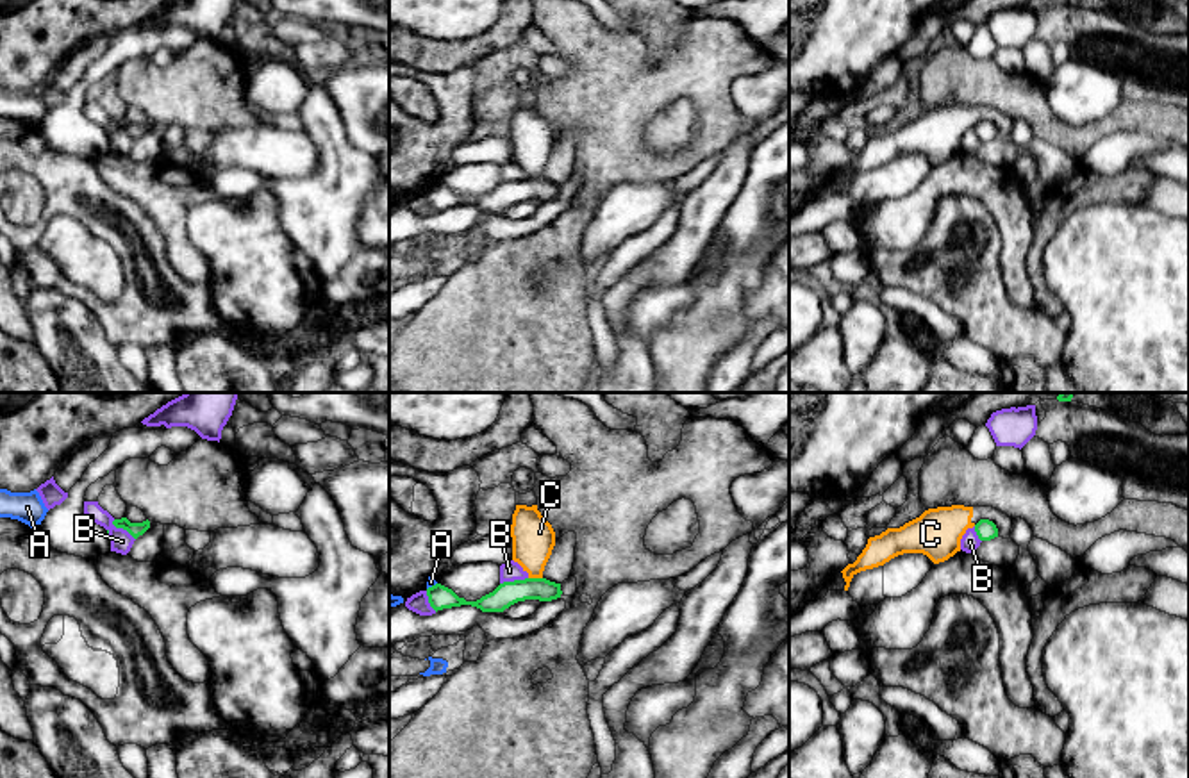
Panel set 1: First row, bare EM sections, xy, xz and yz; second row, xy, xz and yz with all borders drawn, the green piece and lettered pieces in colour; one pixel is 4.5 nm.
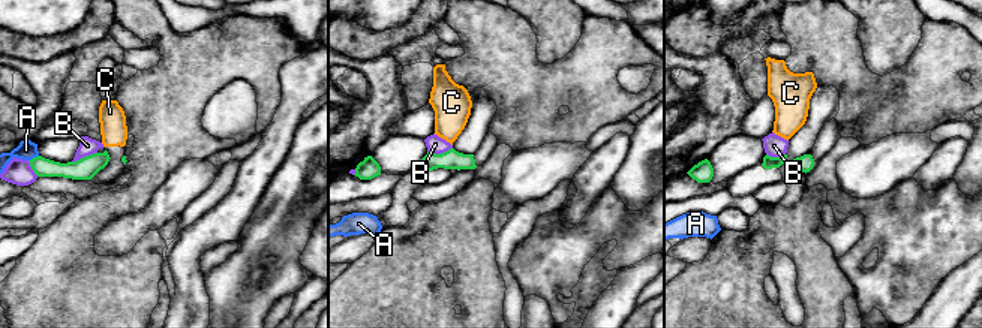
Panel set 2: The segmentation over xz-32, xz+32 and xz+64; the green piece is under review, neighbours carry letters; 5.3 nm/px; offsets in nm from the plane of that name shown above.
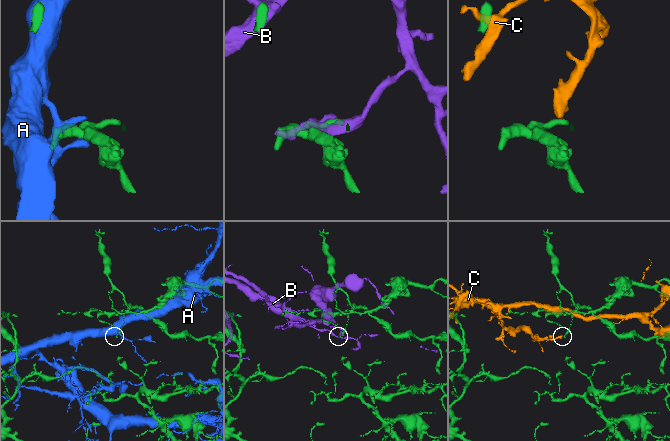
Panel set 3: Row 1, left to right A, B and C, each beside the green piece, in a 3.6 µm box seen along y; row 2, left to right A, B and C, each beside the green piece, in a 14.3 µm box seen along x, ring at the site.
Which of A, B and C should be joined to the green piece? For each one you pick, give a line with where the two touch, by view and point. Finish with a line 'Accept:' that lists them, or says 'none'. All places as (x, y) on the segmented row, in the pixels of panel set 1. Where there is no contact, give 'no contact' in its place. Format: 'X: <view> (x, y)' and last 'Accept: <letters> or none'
Accept: none

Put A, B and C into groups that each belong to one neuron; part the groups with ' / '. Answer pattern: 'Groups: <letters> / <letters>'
Groups: A / B / C

